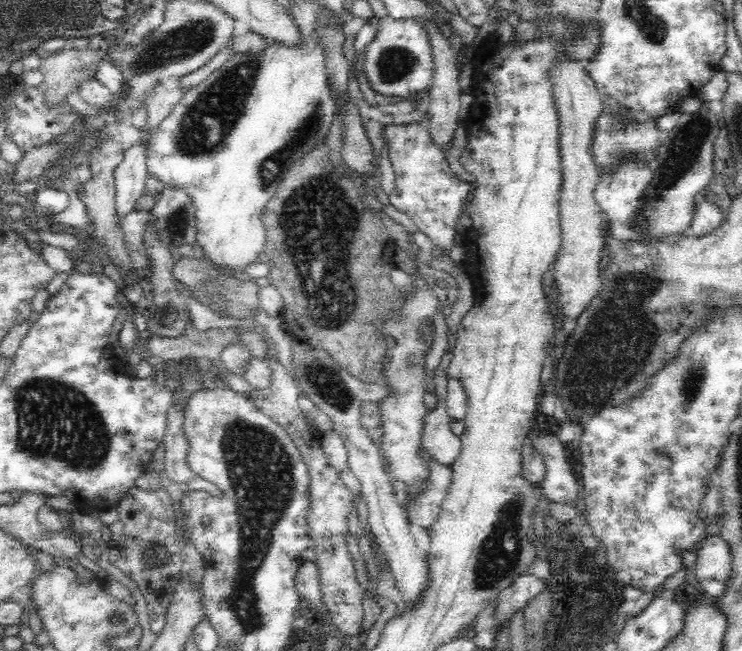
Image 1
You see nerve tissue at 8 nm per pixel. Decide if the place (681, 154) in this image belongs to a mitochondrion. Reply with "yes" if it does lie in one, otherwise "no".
yes

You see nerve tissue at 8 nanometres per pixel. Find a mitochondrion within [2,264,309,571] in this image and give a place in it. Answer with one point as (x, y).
(54, 419)

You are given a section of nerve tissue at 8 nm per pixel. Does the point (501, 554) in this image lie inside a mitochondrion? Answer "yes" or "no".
yes

